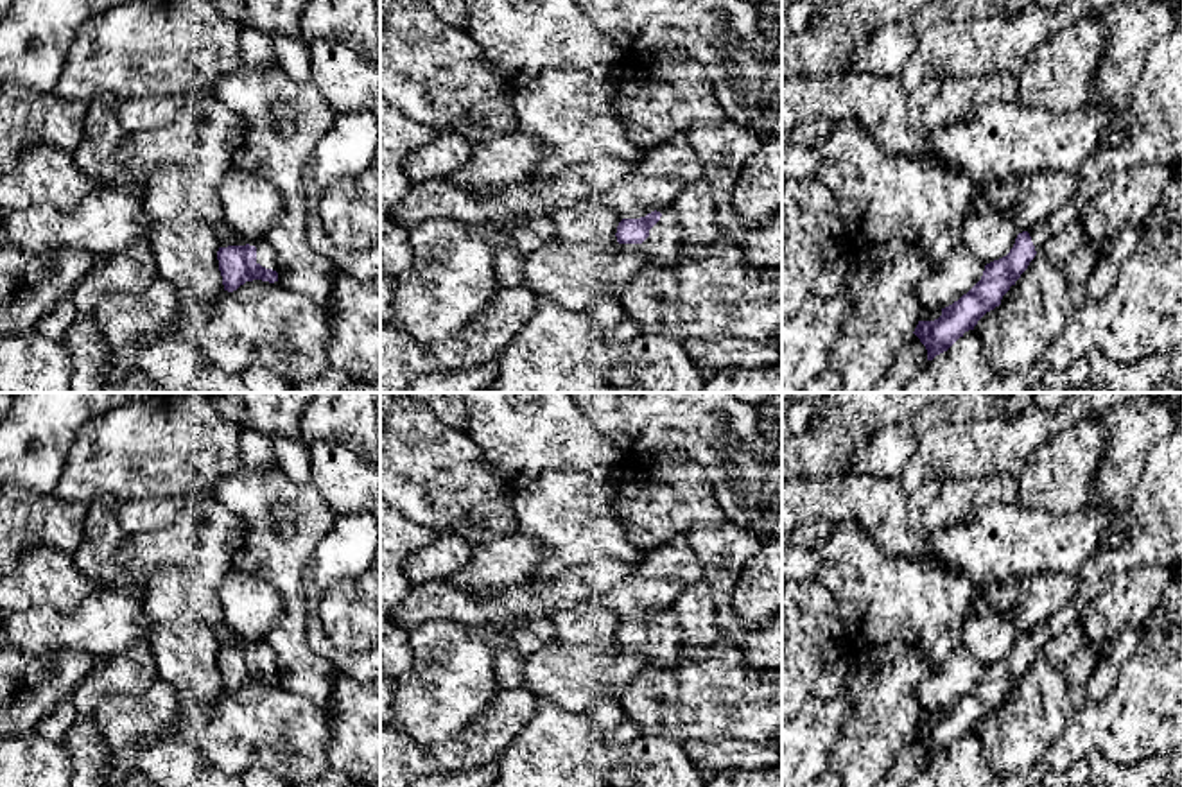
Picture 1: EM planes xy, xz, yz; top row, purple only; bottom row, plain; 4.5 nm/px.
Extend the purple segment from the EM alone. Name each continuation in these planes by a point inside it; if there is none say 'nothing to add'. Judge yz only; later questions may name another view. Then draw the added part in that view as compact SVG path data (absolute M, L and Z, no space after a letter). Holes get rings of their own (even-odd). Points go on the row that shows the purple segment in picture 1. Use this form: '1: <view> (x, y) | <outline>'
1: yz (1102, 162) | M1099 147L1085 158L1082 167L1078 169L1078 176L1082 181L1074 195L1064 206L1051 212L1040 224L1028 231L1037 253L1049 237L1064 231L1069 224L1080 219L1082 210L1089 204L1092 195L1092 176L1099 176L1105 188L1112 185L1114 165L1114 147Z

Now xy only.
1: xy (266, 255) | M265 237L249 238L248 244L256 247L256 264L278 271L276 249Z

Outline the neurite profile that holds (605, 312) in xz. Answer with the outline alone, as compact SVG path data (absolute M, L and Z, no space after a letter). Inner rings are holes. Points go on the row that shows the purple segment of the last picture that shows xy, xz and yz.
M599 296L587 310L585 314L592 321L595 328L601 330L612 330L615 328L622 319L628 317L626 310L622 308L619 296L608 298Z

